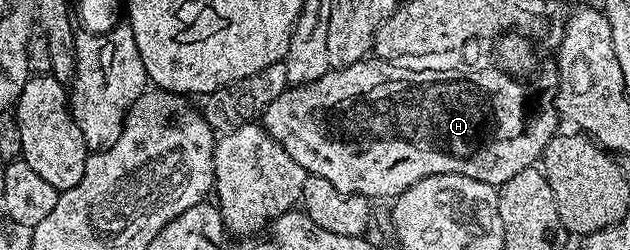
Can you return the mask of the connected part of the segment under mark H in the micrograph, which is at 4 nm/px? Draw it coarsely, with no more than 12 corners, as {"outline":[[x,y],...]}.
{"outline":[[366,57],[260,126],[339,193],[498,188],[558,134],[493,65]]}

